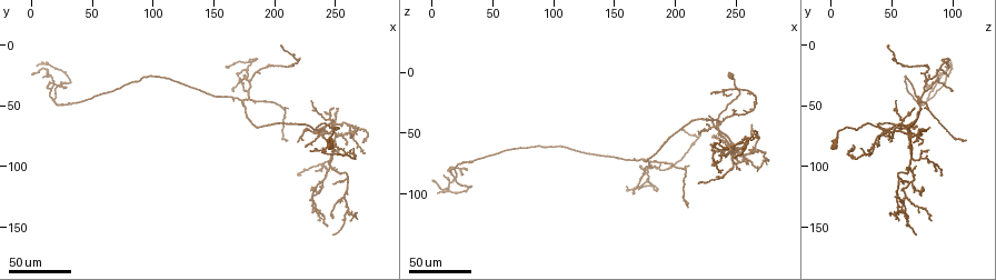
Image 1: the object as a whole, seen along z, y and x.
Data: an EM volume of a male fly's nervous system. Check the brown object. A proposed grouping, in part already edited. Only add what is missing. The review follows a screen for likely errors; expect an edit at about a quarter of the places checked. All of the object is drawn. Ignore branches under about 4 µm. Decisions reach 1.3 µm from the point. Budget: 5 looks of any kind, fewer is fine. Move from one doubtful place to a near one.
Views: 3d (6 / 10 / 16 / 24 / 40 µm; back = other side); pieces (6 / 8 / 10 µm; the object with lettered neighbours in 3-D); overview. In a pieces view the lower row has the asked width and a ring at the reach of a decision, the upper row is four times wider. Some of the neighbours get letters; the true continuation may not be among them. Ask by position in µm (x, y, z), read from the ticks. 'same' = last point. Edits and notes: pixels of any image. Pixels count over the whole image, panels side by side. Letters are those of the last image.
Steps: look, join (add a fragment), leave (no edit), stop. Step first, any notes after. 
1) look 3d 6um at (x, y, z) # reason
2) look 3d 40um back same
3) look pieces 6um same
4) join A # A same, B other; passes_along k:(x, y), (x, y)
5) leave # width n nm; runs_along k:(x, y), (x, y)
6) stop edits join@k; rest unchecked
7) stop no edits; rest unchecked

look 3d 24um at (230, 88, 18) # stops while still wide

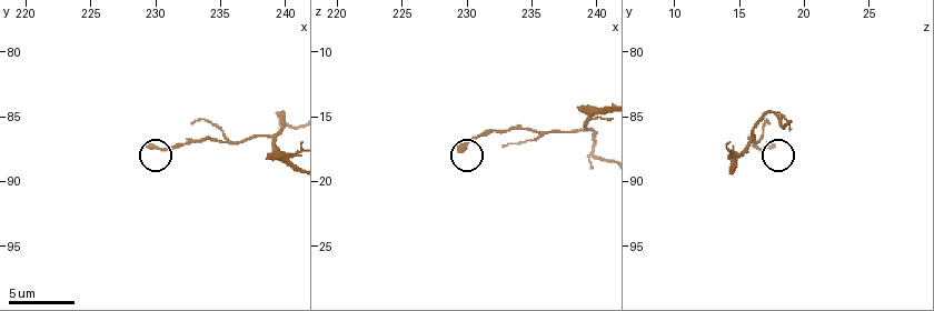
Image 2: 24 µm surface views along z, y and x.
look pieces 6um at (229.6, 87.4, 17.8)

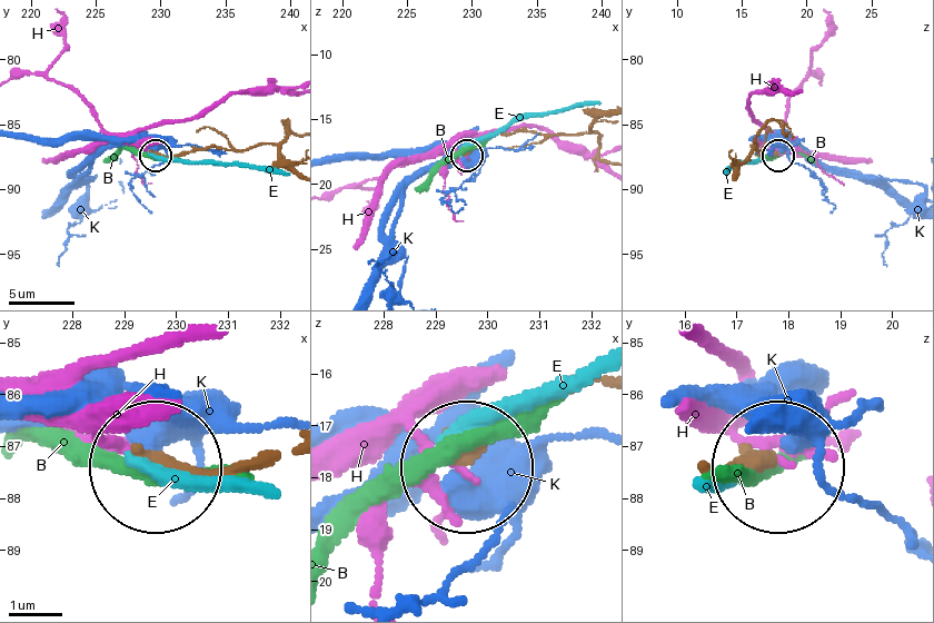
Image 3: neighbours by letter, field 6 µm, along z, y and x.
leave # B other, E other, H other, K other; runs_along 3:(244, 464), (155, 468); none of them fits

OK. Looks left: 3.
look 3d 40um at (218, 80, 50) # end of a long branch

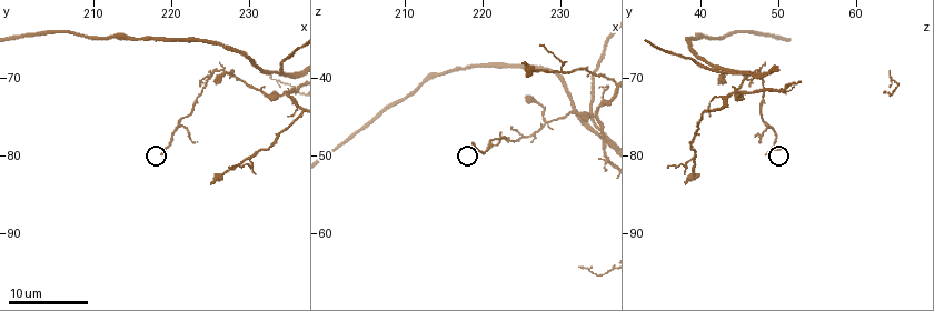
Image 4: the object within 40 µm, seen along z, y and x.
look 3d 6um at (219.0, 80.0, 48.5)

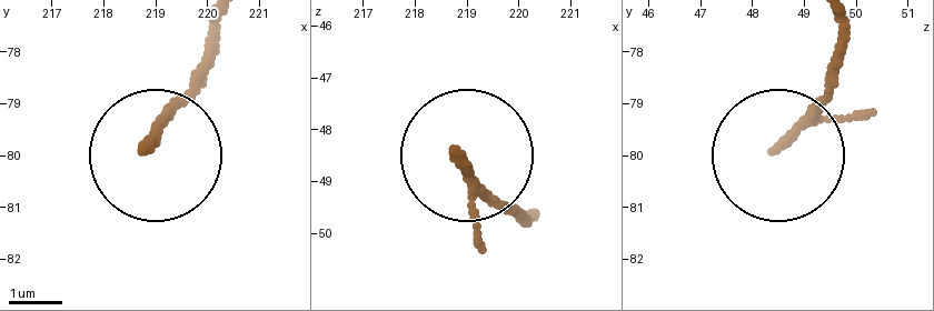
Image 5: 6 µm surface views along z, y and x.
look pieces 10um at (218.80, 79.85, 48.45)

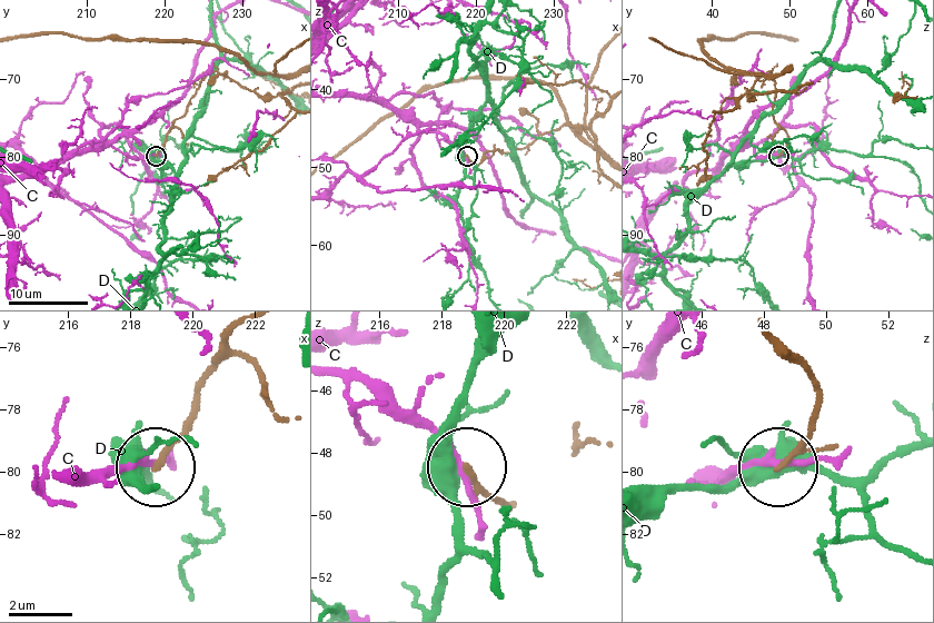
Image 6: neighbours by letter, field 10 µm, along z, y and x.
leave # width 170 nm; C other, D other; runs_along 6:(772, 336), (804, 368), (820, 399), (814, 424), (783, 461); no lettered fragment goes on from it

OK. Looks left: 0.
stop no edits; rest unchecked

